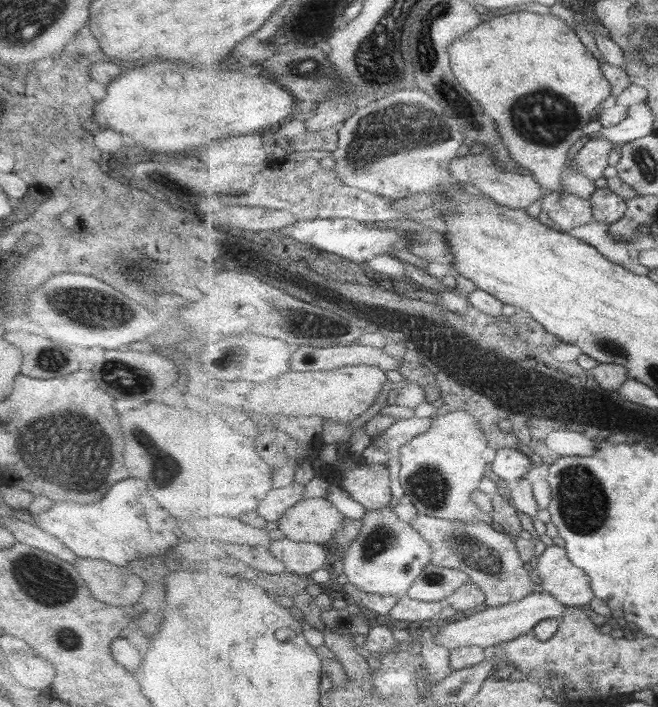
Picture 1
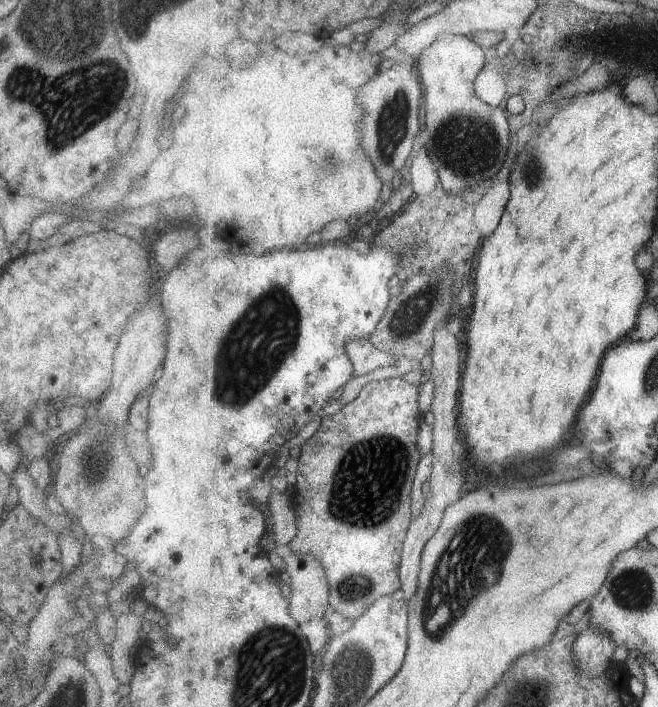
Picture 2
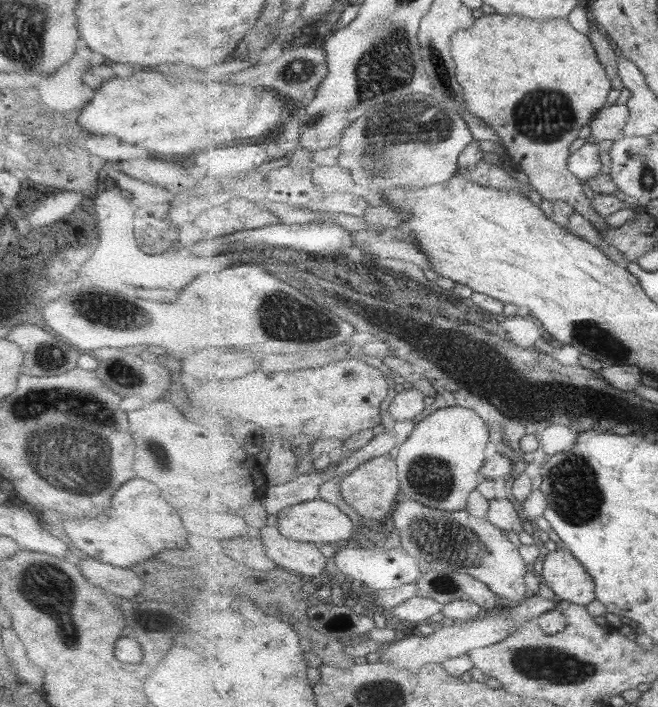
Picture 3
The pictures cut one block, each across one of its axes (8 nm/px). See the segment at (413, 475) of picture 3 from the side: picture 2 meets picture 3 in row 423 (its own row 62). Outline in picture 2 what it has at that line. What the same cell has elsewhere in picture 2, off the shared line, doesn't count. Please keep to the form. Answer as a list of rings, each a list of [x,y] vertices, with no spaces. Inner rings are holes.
[[[465,35],[448,36],[425,49],[418,59],[418,65],[416,72],[425,92],[426,128],[431,132],[431,140],[428,140],[425,148],[437,166],[437,172],[443,180],[442,186],[449,193],[459,195],[481,185],[481,182],[496,179],[501,168],[507,165],[513,135],[509,118],[501,106],[491,107],[476,94],[475,82],[485,66],[485,50]]]

